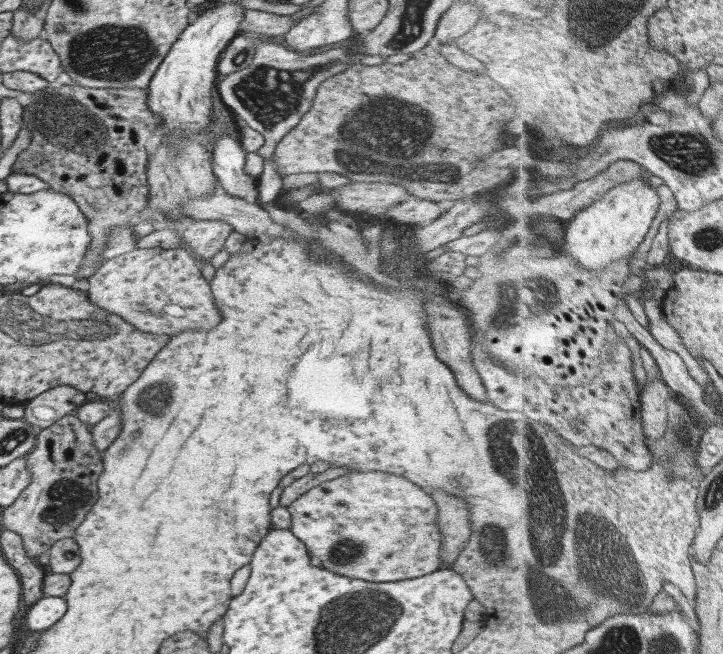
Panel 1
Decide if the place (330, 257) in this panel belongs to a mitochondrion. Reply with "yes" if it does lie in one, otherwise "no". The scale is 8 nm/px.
no

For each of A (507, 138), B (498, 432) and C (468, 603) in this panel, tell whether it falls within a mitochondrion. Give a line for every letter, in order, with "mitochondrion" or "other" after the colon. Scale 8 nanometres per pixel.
A: other
B: mitochondrion
C: other

